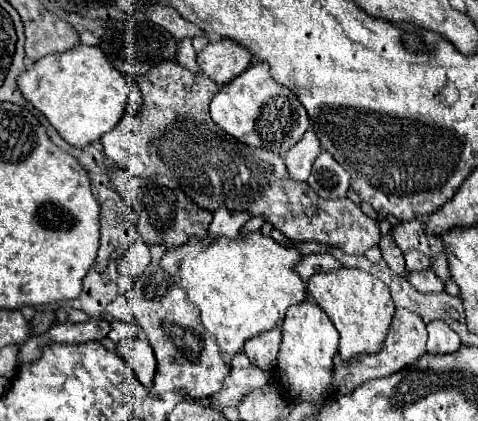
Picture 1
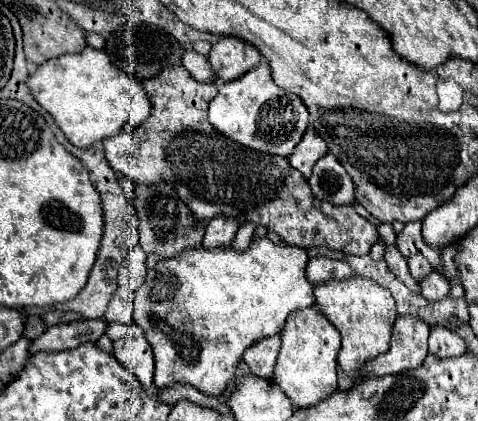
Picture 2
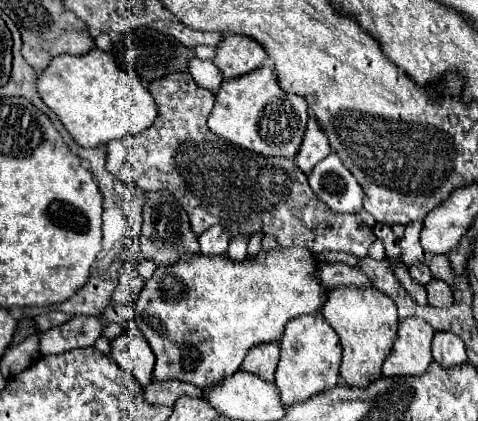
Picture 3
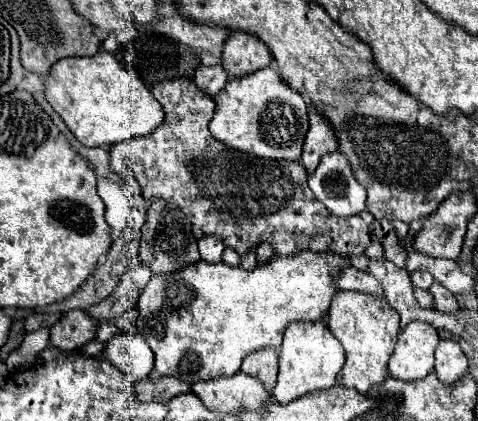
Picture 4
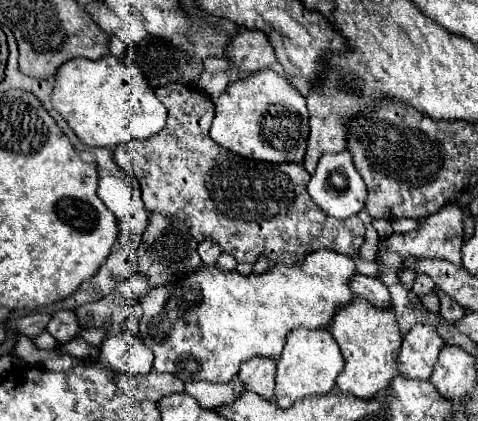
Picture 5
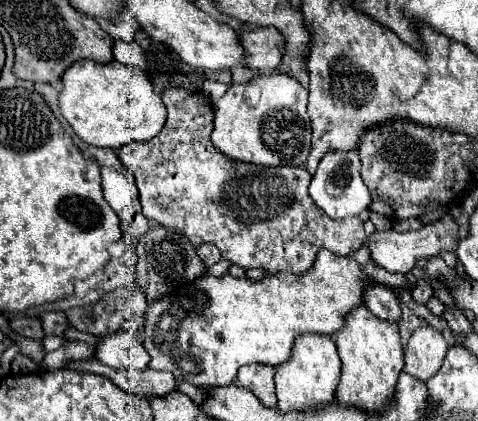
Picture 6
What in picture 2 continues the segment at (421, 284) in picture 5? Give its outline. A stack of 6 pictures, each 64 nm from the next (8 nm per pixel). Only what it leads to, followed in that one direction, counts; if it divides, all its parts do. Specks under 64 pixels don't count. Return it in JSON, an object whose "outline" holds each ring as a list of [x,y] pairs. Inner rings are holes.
{"outline":[[[420,254],[412,256],[412,260],[408,262],[408,266],[410,266],[410,274],[412,274],[418,282],[424,280],[424,278],[432,272],[432,266],[430,266],[428,260],[426,260],[424,256],[420,256]]]}

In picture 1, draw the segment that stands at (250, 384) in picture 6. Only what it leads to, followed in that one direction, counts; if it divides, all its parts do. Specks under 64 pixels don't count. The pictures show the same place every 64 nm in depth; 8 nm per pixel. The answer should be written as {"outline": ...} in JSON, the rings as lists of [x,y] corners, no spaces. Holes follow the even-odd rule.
{"outline":[[[274,328],[272,332],[264,332],[264,334],[248,340],[248,344],[244,346],[244,352],[256,368],[272,370],[276,364],[276,354],[278,354],[280,342],[282,342],[280,328]]]}

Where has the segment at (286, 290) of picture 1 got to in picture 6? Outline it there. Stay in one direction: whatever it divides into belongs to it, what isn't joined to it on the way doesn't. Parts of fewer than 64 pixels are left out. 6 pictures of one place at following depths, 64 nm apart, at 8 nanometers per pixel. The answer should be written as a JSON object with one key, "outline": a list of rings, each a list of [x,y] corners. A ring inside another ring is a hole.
{"outline":[[[320,250],[312,268],[302,276],[276,274],[264,276],[258,282],[250,282],[248,278],[232,278],[228,274],[222,278],[204,274],[200,280],[182,290],[176,300],[172,296],[152,302],[148,306],[144,324],[144,348],[150,354],[150,368],[168,370],[178,380],[208,388],[232,384],[238,368],[246,364],[266,364],[272,368],[282,366],[292,358],[294,340],[298,336],[334,336],[336,332],[340,332],[344,326],[344,318],[354,308],[364,304],[364,290],[370,282],[374,280],[360,268],[358,262],[348,256],[336,256],[328,250]]]}

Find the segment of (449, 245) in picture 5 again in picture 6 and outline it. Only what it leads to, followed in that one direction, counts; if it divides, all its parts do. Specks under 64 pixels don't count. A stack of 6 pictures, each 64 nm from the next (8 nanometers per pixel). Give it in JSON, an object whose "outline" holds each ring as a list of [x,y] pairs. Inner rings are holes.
{"outline":[[[444,216],[442,220],[438,220],[436,224],[426,224],[422,230],[418,232],[394,232],[394,230],[388,230],[388,232],[374,232],[370,238],[368,238],[368,250],[370,250],[370,256],[372,256],[372,262],[386,268],[388,272],[410,272],[416,264],[418,258],[426,256],[436,256],[440,250],[450,250],[454,252],[456,248],[456,234],[458,234],[458,228],[454,224],[454,220],[450,216]]]}

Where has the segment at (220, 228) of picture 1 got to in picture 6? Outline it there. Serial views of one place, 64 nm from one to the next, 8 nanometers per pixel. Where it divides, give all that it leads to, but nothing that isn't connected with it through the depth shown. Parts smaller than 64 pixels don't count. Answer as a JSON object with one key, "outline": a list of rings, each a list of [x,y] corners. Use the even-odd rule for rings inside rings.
{"outline":[[[204,244],[204,246],[198,246],[198,256],[200,256],[200,260],[206,264],[206,266],[212,266],[212,264],[216,264],[222,256],[220,256],[220,252],[218,252],[218,248],[214,246],[214,244]]]}

